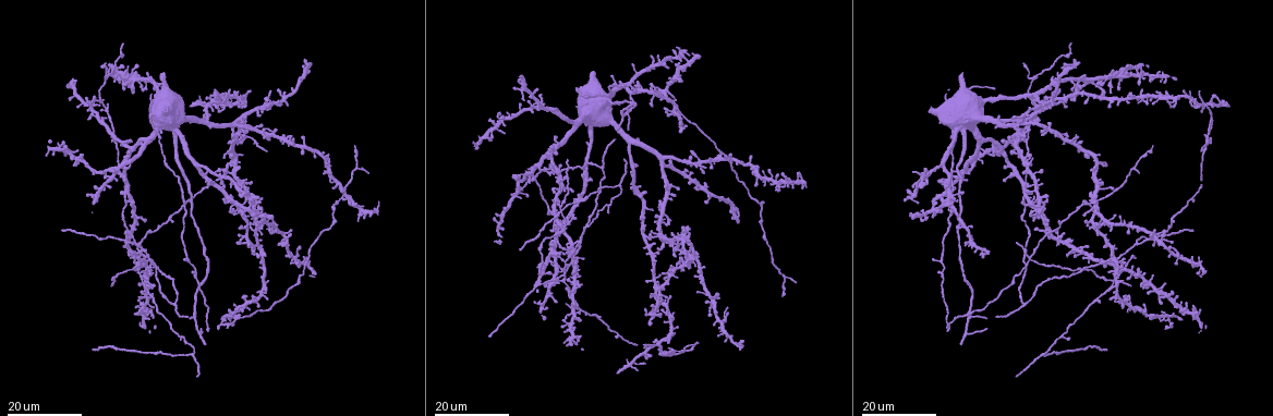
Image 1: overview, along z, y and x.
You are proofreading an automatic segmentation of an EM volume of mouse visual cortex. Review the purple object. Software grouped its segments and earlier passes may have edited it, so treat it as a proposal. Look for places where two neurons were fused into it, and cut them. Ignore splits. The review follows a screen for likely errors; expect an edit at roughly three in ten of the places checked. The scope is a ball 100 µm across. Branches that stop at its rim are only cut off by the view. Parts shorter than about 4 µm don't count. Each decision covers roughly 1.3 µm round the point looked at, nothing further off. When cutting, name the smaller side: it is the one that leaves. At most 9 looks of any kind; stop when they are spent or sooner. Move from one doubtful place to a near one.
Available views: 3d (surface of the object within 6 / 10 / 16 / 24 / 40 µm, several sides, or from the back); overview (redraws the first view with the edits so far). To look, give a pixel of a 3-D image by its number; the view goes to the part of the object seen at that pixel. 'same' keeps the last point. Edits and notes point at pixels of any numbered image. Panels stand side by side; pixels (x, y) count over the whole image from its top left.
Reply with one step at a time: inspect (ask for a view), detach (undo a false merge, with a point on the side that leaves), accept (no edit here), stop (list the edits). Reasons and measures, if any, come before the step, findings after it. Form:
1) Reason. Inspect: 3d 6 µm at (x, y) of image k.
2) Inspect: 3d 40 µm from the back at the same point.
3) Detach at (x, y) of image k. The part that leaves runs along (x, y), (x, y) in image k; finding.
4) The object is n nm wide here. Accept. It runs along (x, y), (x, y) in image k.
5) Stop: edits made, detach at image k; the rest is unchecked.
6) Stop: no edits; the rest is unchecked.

A fork. Inspect: 3d 16 µm at (1041, 354) of image 1.

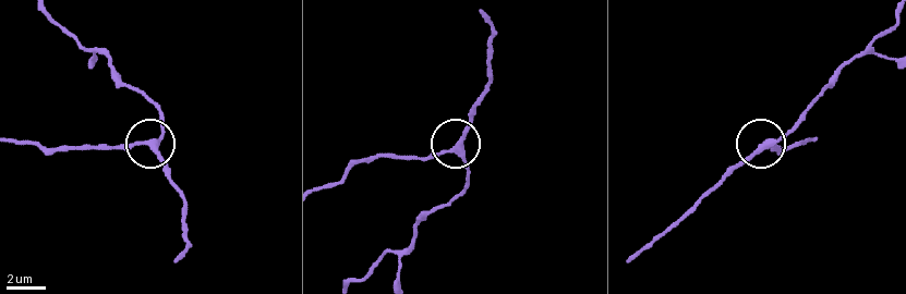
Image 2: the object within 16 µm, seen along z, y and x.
Inspect: 3d 6 µm at (446, 152) of image 2.

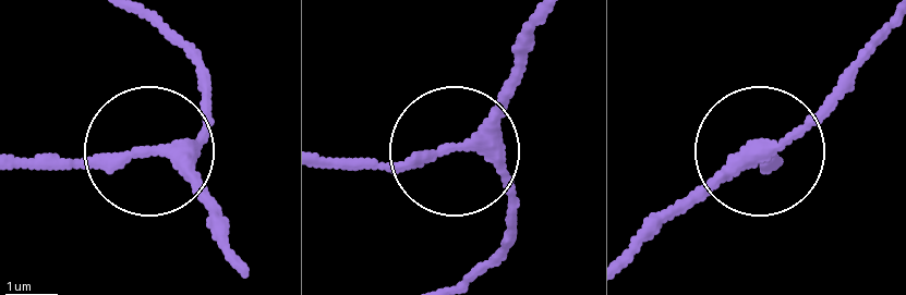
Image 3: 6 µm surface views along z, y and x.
The side arm is 10 µm long. Accept. It runs along (889, 27), (797, 132), (659, 231) in image 3; one neuron here.

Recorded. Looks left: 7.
Three arms meet. Inspect: 3d 16 µm at (621, 113) of image 1.

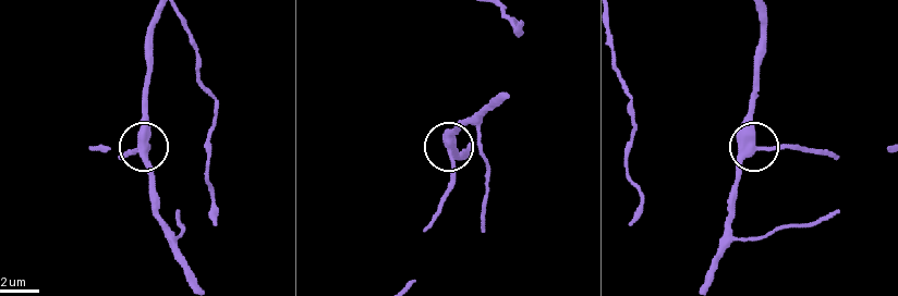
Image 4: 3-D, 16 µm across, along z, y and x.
Inspect: 3d 10 µm at (756, 148) of image 4.

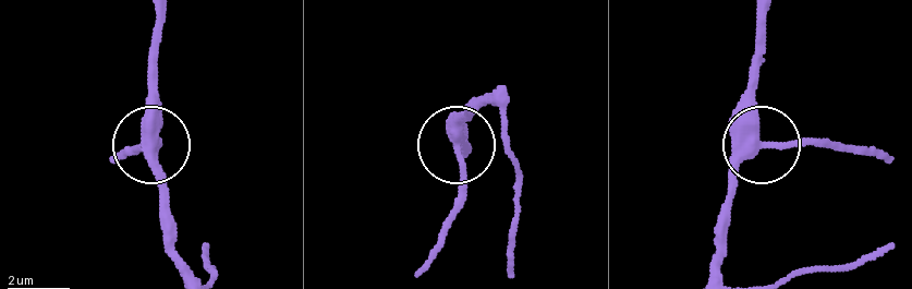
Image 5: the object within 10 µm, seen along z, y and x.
The side arm is 5 µm long. Accept. It runs along (765, 11), (755, 82), (757, 136), (770, 144), (838, 144) in image 5; continuous, no second neuron.

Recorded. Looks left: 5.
Looks like a crossing. Inspect: 3d 16 µm at (1024, 249) of image 1.

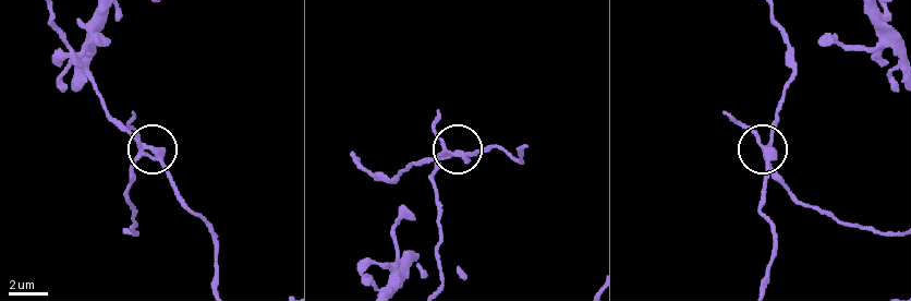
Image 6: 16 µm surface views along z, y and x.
Closer look. Inspect: 3d 6 µm at (452, 153) of image 6.

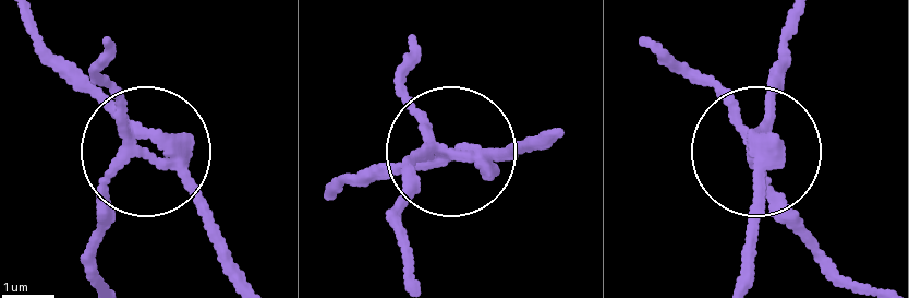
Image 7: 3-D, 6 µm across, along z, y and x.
Detach at (107, 187) of image 7. The part that leaves runs along (164, 152), (130, 156), (112, 177), (95, 255), (104, 286) in image 7; two neurons meet here.

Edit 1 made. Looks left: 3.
Inspect: overview.

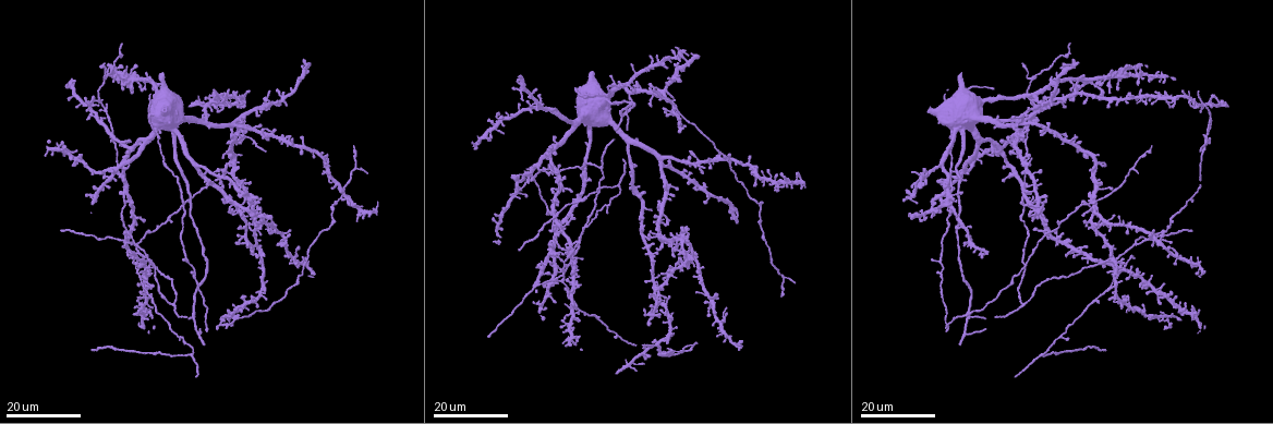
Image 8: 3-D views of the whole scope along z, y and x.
Two arms in line, one across. Inspect: 3d 24 µm at (1024, 302) of image 8.

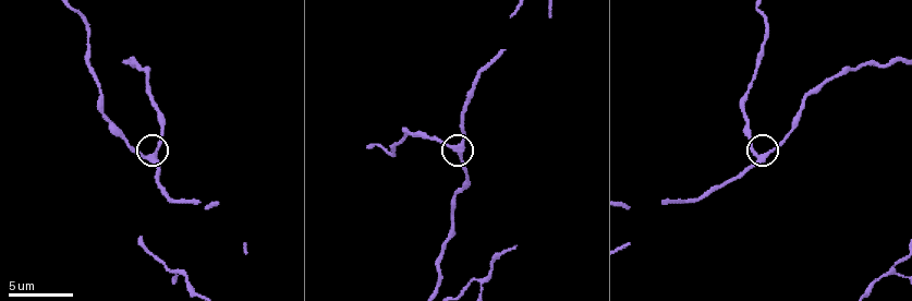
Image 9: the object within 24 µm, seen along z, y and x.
Inspect: 3d 6 µm at (153, 155) of image 9.

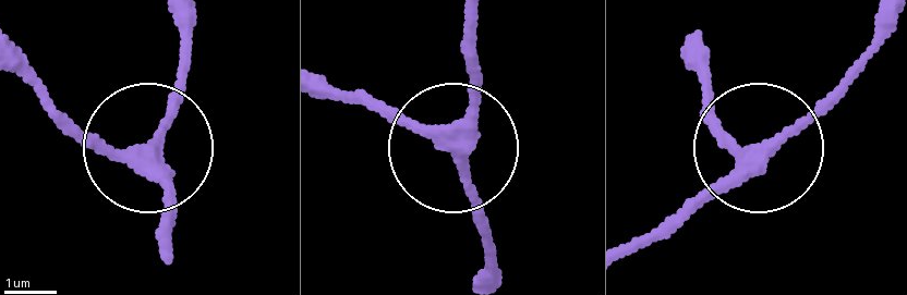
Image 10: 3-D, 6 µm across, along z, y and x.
3 arms meet here. Accept. It runs along (321, 86), (447, 143), (478, 64) in image 10; continuous, no second neuron.

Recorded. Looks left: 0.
Stop: edits made, detach at image 7; the rest is unchecked.

